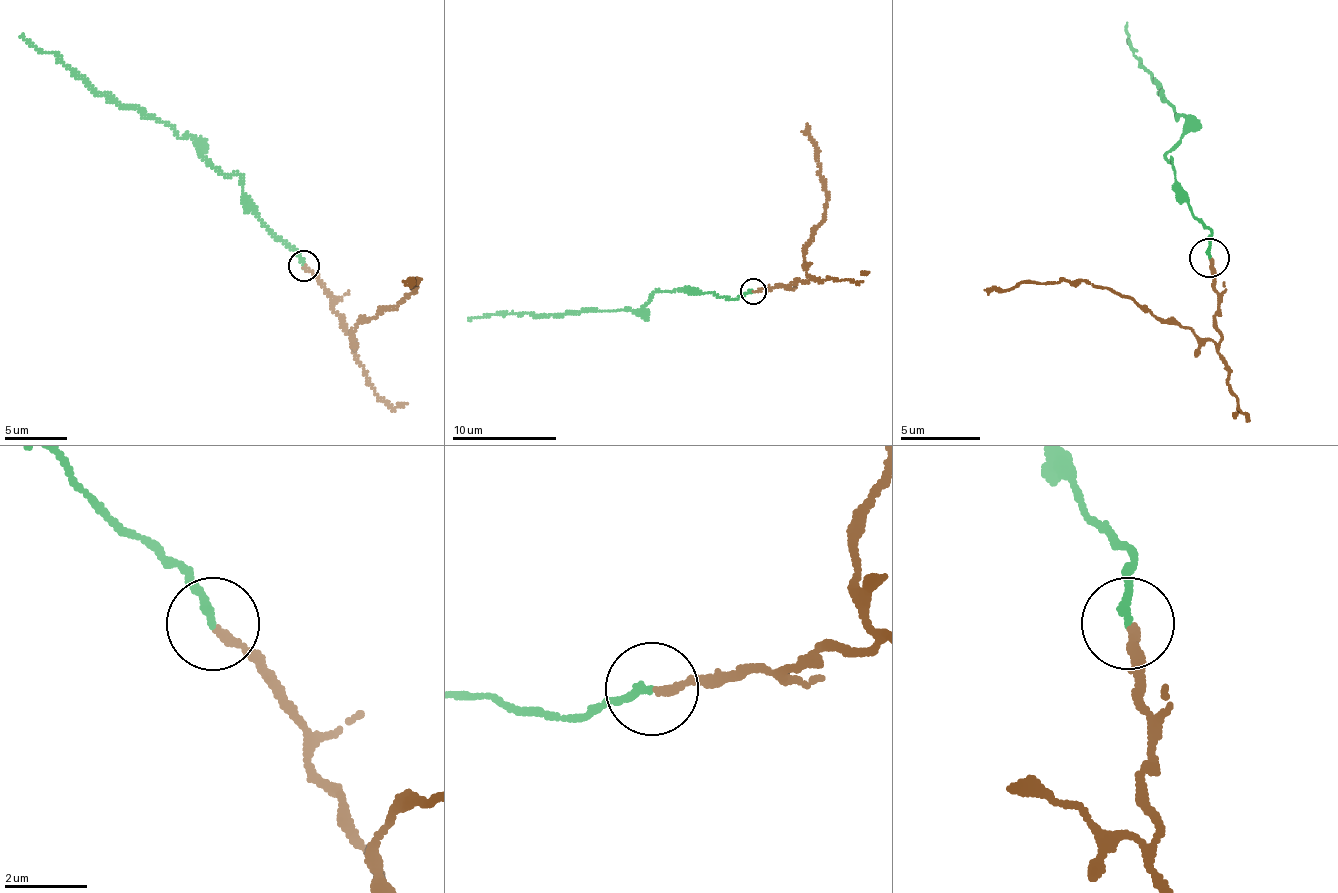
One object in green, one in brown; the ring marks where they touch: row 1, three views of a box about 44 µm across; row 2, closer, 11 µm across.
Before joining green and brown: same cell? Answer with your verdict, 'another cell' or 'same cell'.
same cell

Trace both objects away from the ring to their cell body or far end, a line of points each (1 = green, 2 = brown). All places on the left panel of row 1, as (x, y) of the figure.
1: (303, 265), (264, 223), (240, 177), (199, 153), (195, 138), (120, 108), (23, 34)
2: (303, 268), (318, 280), (353, 340), (360, 322), (398, 303), (410, 294), (413, 283), (419, 282), (412, 283)

